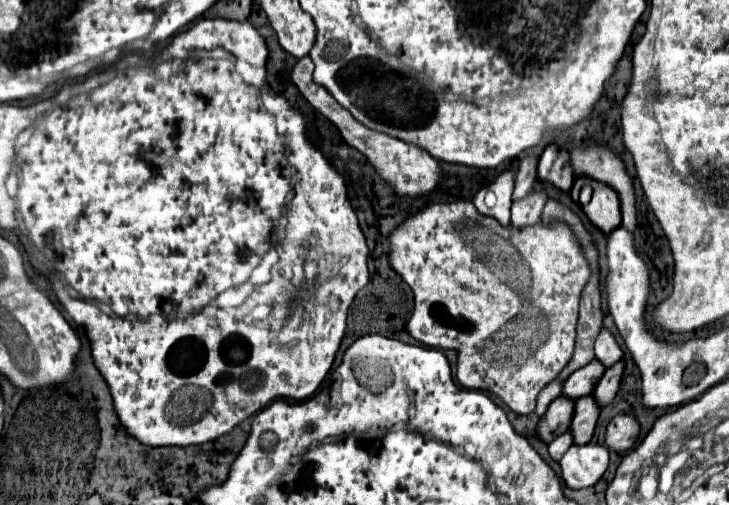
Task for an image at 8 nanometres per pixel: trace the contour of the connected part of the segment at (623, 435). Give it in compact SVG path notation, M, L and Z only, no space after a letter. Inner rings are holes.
M617 414L607 426L605 446L615 452L631 450L639 438L639 432L641 432L641 426L635 414Z

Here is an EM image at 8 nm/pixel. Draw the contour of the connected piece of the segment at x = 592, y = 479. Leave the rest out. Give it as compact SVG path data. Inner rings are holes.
M601 444L571 446L559 460L561 478L569 488L587 488L599 482L609 468L609 450Z

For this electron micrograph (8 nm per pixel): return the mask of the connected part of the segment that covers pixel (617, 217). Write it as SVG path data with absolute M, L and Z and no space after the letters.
M577 176L571 188L573 200L579 200L579 190L585 184L593 186L593 198L587 206L583 206L583 212L595 226L599 226L605 234L609 234L613 228L621 224L621 204L617 200L617 192L613 192L613 188L609 188L607 184L589 180L587 176Z

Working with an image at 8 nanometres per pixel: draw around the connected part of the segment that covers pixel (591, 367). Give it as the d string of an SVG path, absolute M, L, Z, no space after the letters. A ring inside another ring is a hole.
M599 360L589 362L587 366L579 368L577 372L573 372L569 376L569 380L563 386L563 396L569 396L573 400L587 396L593 392L593 388L597 386L597 380L601 380L601 376L605 374L605 366Z

